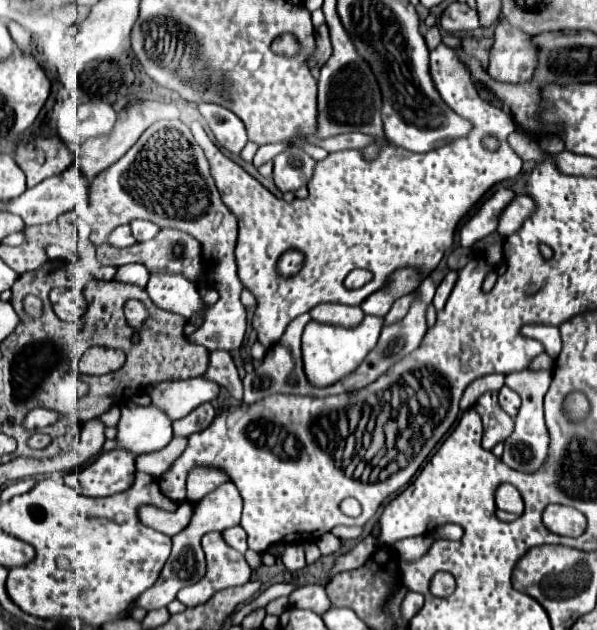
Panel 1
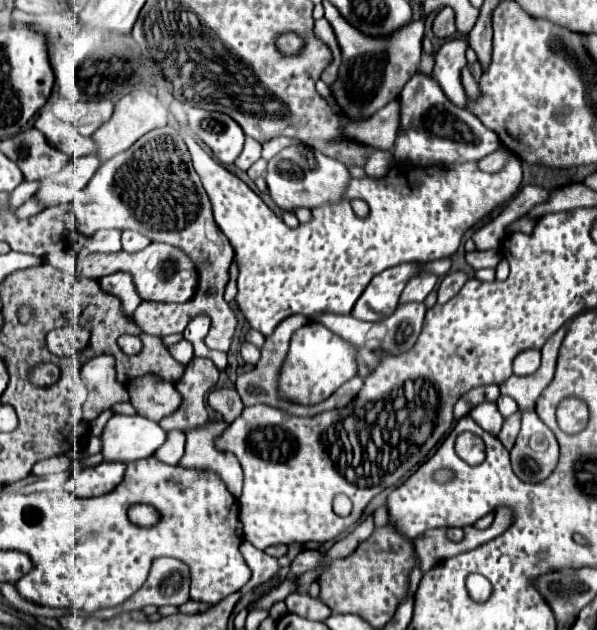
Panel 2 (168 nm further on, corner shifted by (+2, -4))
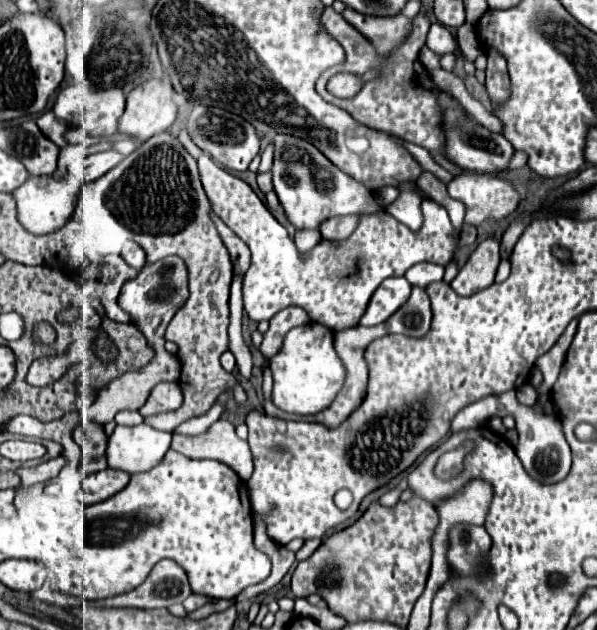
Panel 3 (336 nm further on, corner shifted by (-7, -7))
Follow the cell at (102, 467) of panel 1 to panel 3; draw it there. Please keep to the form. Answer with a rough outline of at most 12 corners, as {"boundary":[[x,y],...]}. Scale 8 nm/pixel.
{"boundary":[[106,468],[86,476],[78,498],[84,506],[114,496],[130,474]]}

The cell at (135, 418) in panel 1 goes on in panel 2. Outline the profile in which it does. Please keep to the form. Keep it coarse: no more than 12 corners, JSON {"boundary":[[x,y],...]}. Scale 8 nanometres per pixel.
{"boundary":[[113,415],[101,435],[103,457],[139,461],[167,439],[141,415]]}

